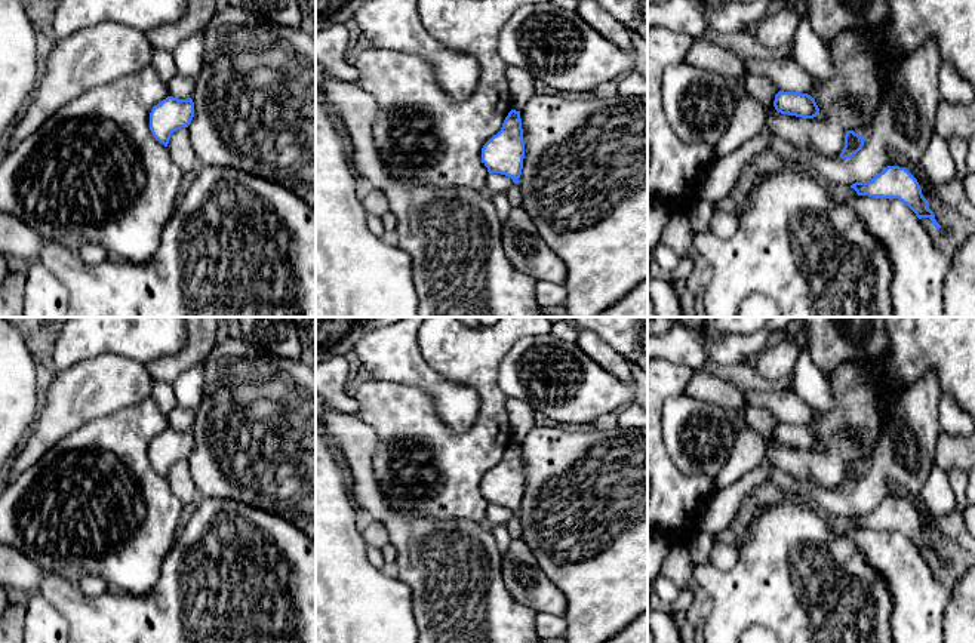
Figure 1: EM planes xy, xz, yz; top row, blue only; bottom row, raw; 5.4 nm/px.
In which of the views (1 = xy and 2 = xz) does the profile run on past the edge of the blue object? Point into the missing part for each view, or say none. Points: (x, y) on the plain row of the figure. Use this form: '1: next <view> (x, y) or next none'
1: next none
2: next none

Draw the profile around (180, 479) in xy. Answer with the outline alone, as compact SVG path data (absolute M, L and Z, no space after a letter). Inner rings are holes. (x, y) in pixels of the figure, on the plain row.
M182 459L172 465L167 476L167 483L173 495L179 498L182 505L193 505L200 499L191 479L188 459Z

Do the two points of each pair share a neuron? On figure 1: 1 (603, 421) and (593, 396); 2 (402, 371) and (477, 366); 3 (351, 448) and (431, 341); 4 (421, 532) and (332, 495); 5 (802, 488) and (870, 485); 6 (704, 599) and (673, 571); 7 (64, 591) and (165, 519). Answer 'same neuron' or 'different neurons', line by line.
1: different neurons
2: different neurons
3: different neurons
4: different neurons
5: same neuron
6: same neuron
7: different neurons

